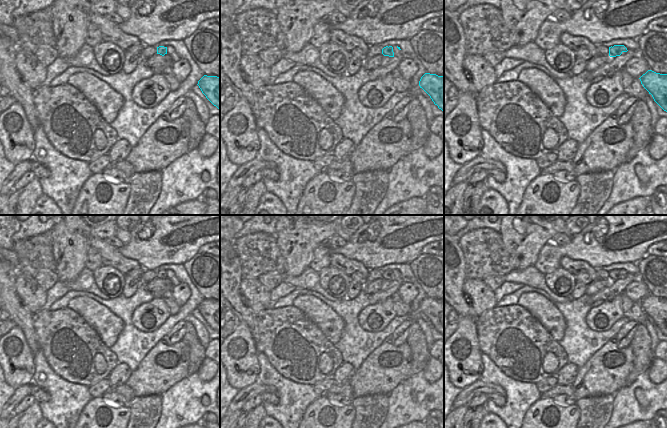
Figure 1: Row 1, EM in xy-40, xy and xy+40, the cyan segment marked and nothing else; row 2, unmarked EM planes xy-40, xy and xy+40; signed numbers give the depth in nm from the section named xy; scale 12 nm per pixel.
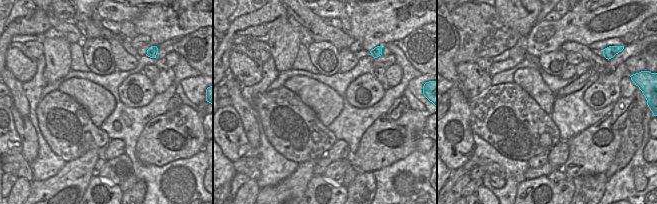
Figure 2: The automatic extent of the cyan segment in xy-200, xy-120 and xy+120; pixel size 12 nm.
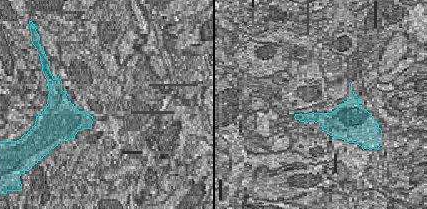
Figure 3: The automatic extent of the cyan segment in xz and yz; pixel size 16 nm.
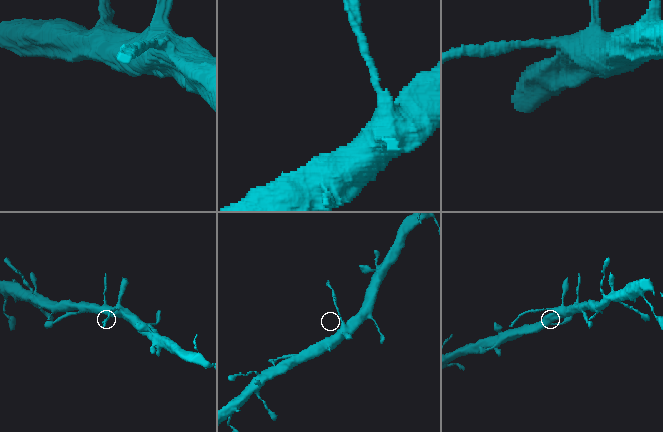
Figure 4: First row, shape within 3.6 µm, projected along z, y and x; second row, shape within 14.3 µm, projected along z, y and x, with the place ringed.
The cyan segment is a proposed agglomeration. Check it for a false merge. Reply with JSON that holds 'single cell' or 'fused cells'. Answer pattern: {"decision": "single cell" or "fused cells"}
{"decision": "fused cells"}

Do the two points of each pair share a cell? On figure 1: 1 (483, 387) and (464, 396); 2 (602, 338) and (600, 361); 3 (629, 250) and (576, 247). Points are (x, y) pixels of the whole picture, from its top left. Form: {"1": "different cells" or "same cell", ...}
{"1": "same cell", "2": "different cells", "3": "same cell"}

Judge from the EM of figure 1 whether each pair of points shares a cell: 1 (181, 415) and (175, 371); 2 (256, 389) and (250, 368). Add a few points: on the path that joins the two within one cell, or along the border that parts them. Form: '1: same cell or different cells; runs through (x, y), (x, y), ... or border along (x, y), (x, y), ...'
1: different cells; border along (188, 374), (160, 394)
2: different cells; border along (256, 380), (238, 390)

